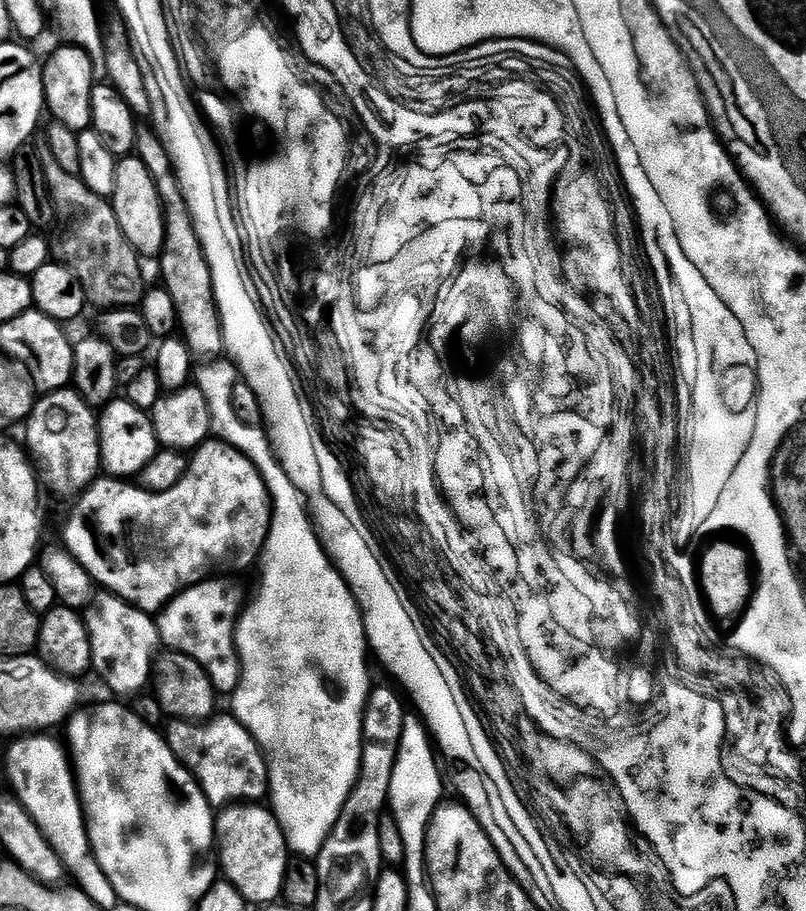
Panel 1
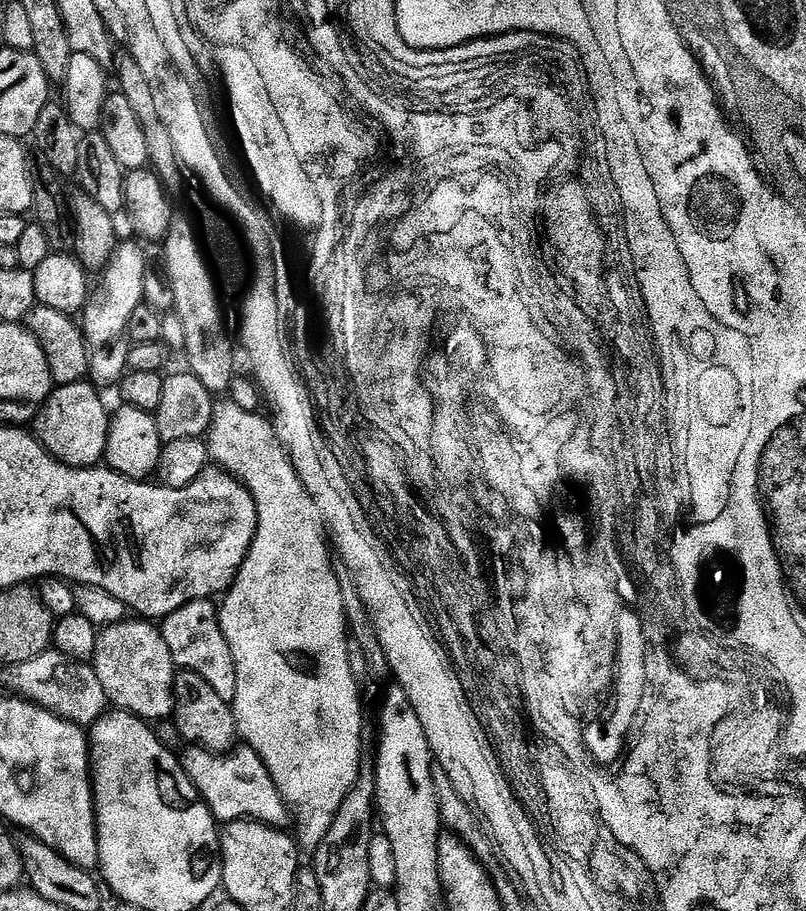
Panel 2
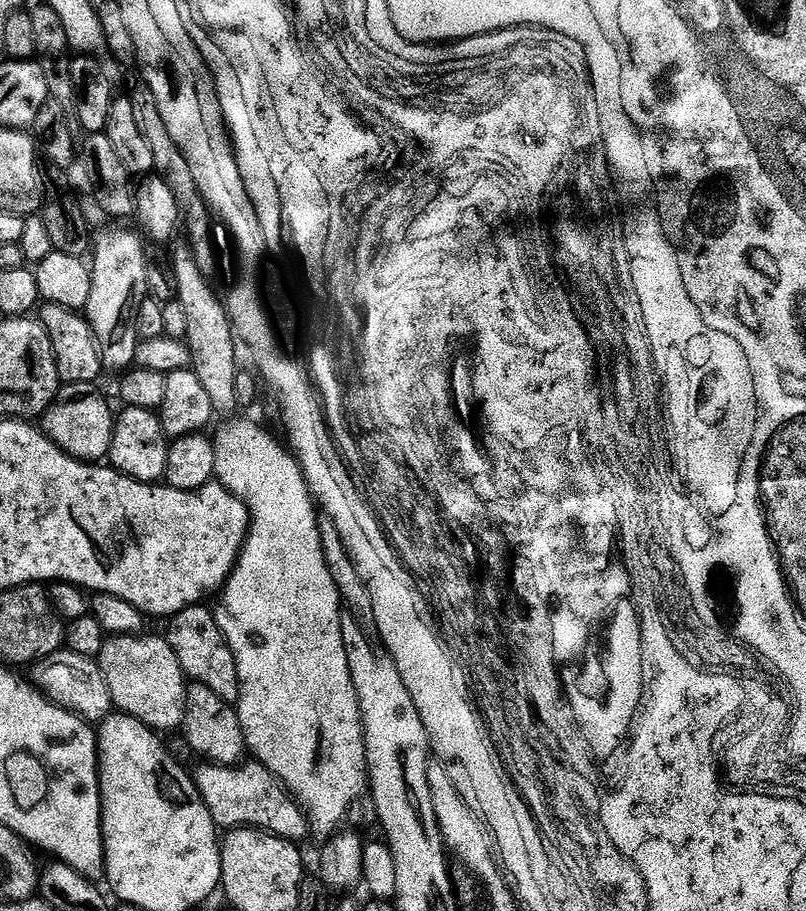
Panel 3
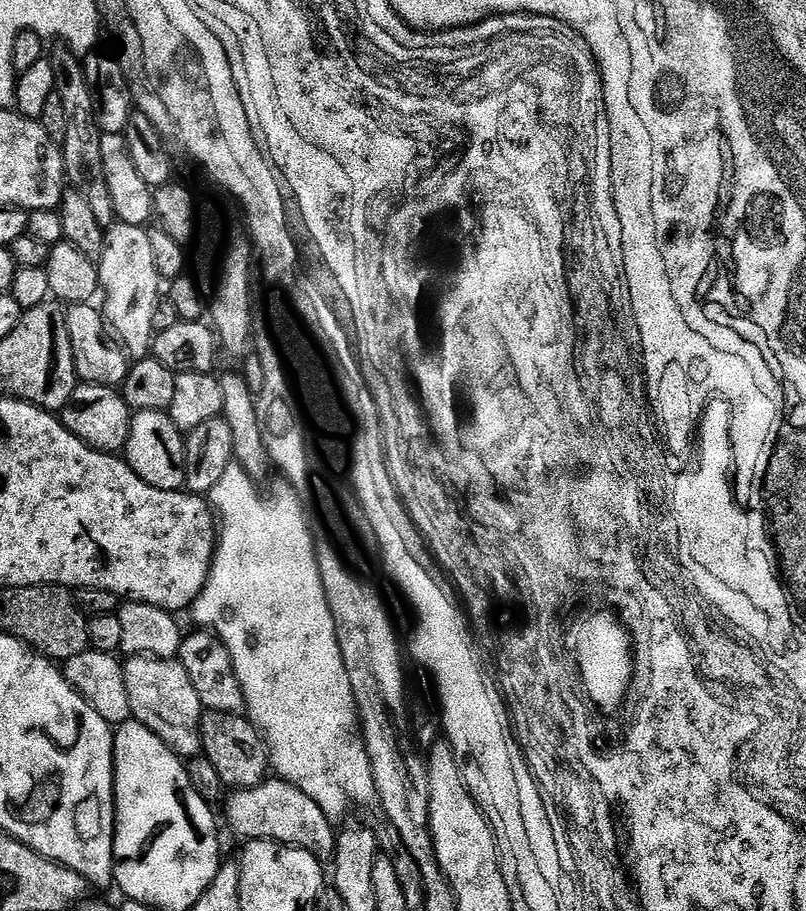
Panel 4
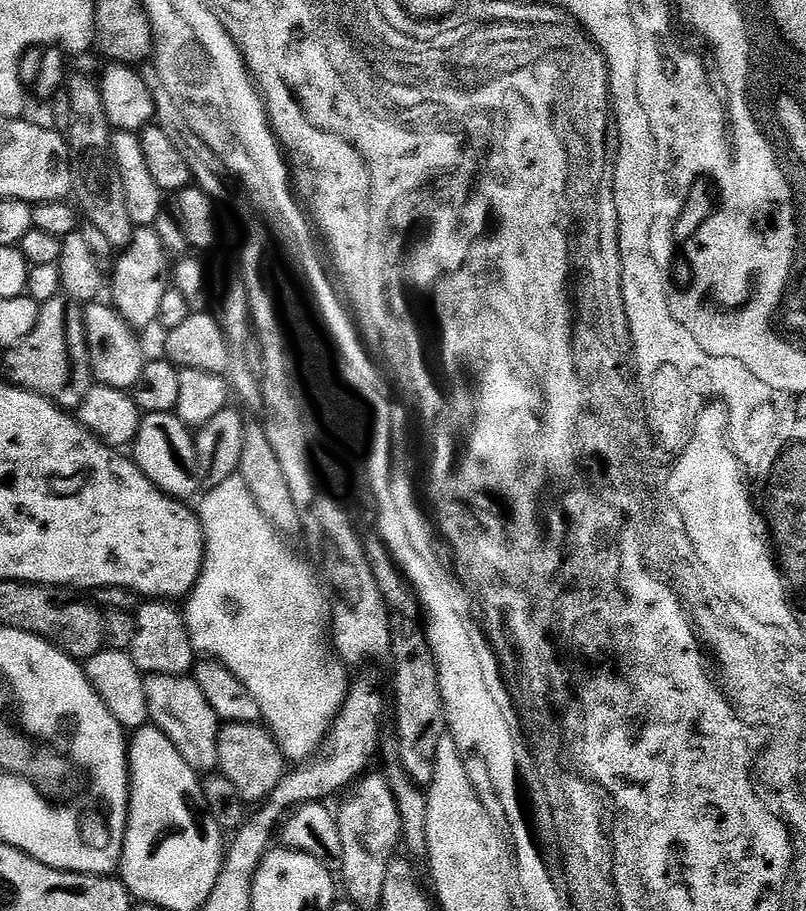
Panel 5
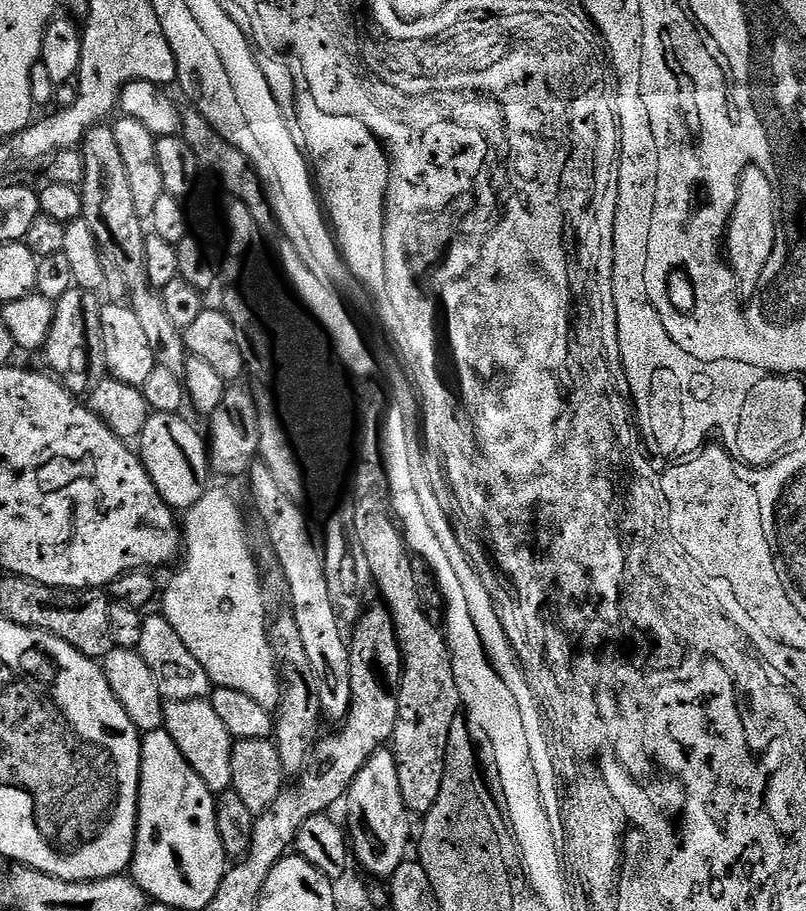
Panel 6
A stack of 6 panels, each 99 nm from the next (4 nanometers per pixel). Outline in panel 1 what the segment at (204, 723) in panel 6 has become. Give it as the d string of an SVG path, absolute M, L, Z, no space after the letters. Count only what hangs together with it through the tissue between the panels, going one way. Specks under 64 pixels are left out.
M104 594L87 609L86 623L92 651L91 671L104 679L110 691L120 696L132 696L153 683L162 645L157 621L149 613L138 610L119 596Z

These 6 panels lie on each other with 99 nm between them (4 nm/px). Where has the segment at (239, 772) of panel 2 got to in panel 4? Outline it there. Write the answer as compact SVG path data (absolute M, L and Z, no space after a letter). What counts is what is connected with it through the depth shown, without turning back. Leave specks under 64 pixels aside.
M279 778L265 779L253 788L241 788L231 793L228 800L228 824L249 840L272 840L275 844L291 844L315 854L321 862L331 861L336 850L337 833L332 832L333 821L322 814L318 802Z

